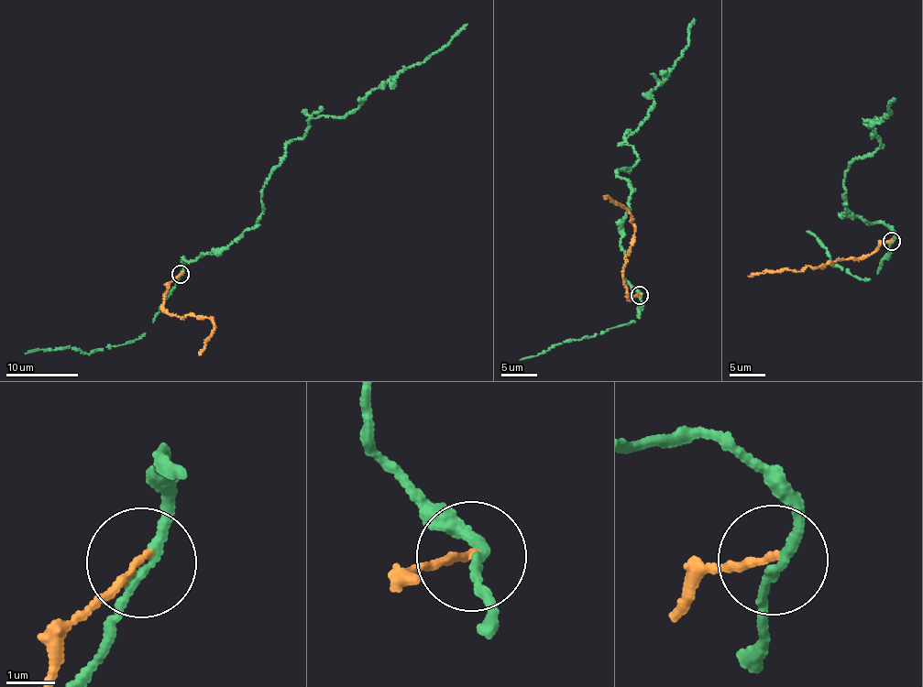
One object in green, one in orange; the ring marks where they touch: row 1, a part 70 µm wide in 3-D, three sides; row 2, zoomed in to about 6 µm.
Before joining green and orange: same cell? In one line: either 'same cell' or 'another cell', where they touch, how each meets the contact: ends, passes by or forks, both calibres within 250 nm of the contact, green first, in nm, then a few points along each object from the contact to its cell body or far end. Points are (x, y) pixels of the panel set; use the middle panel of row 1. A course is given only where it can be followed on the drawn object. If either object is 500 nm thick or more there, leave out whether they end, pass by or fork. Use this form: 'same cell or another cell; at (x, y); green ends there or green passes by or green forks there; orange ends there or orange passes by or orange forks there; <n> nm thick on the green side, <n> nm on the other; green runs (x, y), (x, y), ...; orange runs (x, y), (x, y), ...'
another cell; at (639, 295); green passes by; orange ends there; 170 nm thick on the green side, 140 nm on the other; green runs (641, 295), (625, 280), (620, 244), (631, 187), (616, 176), (631, 170), (637, 154), (626, 139), (696, 20); orange runs (640, 294), (632, 296), (631, 299), (623, 274), (634, 233), (631, 213), (603, 196)

